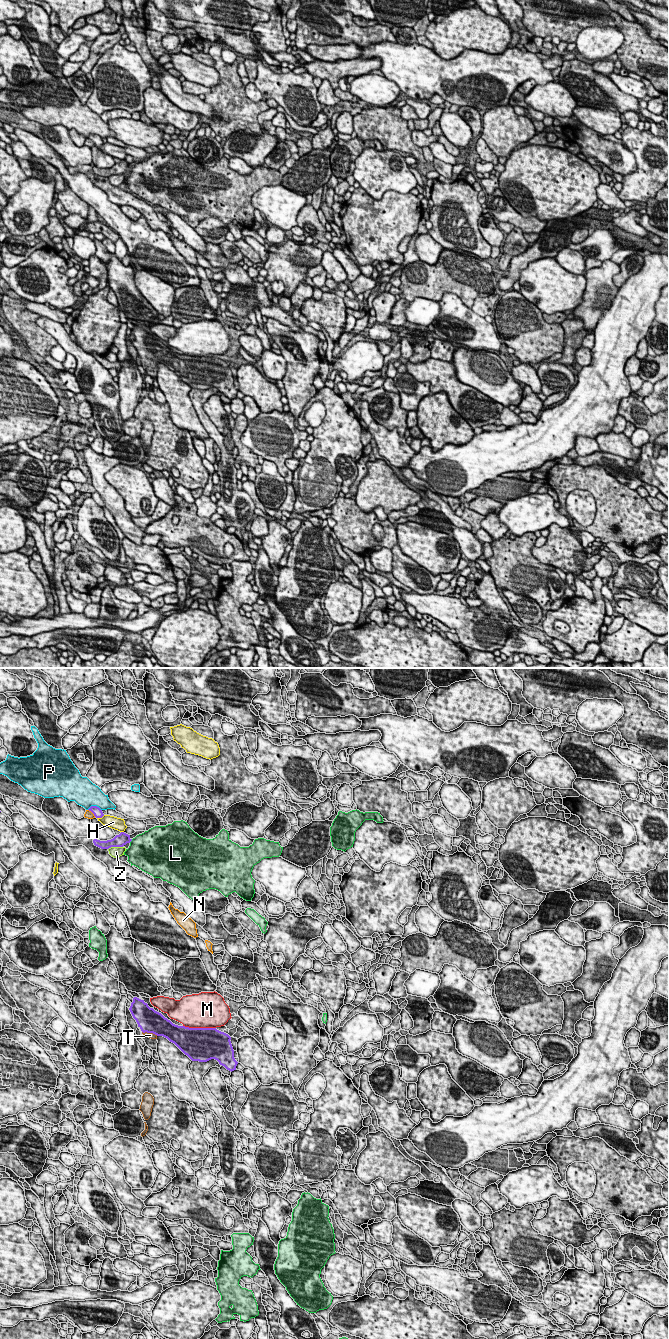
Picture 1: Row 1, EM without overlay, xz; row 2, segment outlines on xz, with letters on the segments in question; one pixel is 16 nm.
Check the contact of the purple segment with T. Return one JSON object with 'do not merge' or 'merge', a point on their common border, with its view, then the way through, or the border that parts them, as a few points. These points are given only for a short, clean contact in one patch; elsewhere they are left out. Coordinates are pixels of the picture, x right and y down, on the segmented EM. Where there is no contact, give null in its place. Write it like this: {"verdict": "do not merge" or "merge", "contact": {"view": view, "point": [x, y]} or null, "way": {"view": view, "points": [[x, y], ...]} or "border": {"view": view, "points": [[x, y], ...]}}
{"verdict": "merge", "contact": {"view": "xz", "point": [150, 1032]}}

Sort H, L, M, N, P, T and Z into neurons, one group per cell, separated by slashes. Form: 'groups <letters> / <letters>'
groups H / L / M / N / P / T / Z

